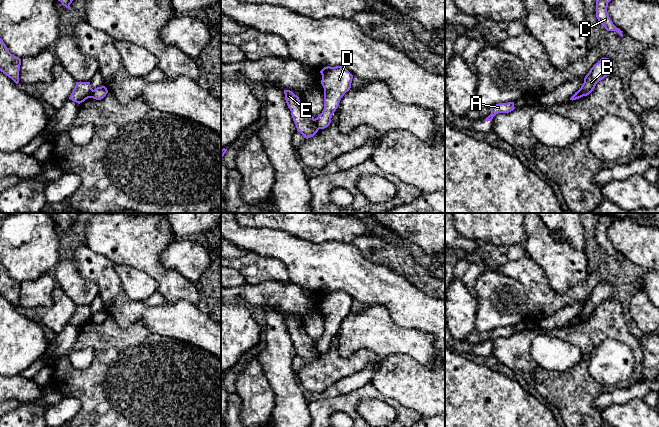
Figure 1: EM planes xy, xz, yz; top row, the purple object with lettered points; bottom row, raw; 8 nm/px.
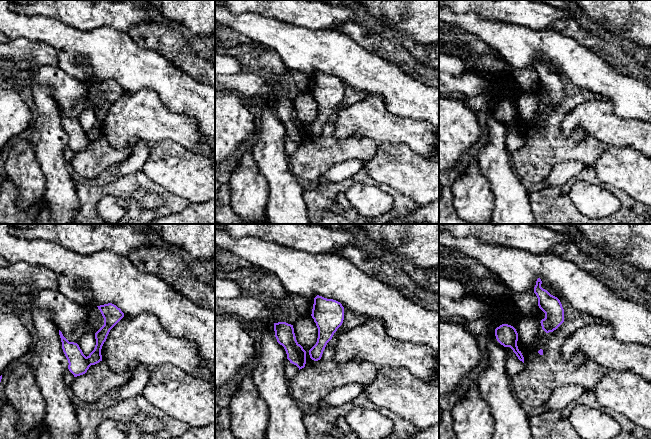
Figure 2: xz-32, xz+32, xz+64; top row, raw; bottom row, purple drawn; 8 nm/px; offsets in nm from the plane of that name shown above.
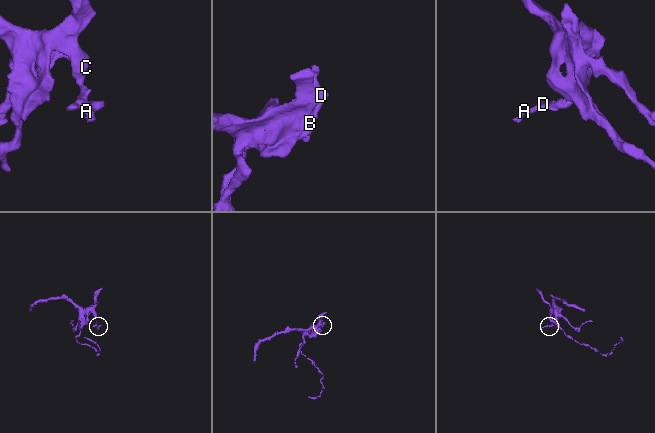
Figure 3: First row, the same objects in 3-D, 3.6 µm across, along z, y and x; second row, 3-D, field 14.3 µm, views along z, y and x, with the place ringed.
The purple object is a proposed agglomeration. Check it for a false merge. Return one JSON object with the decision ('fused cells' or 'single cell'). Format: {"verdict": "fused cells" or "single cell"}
{"verdict": "fused cells"}

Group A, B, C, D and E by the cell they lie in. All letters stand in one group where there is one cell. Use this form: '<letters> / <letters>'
A D / B C E

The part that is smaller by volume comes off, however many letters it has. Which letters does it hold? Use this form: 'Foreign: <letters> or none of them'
Foreign: A, D

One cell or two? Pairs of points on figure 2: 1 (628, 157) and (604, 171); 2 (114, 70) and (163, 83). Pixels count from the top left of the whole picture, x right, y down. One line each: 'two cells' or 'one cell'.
1: one cell
2: one cell

